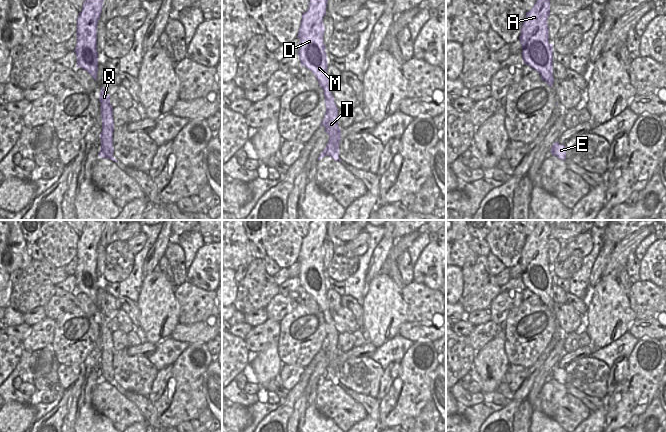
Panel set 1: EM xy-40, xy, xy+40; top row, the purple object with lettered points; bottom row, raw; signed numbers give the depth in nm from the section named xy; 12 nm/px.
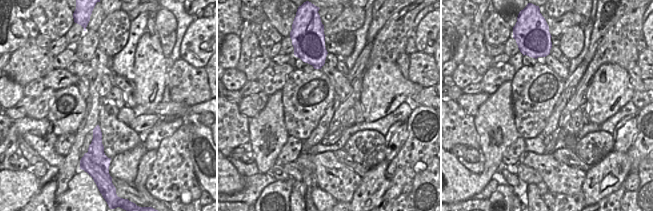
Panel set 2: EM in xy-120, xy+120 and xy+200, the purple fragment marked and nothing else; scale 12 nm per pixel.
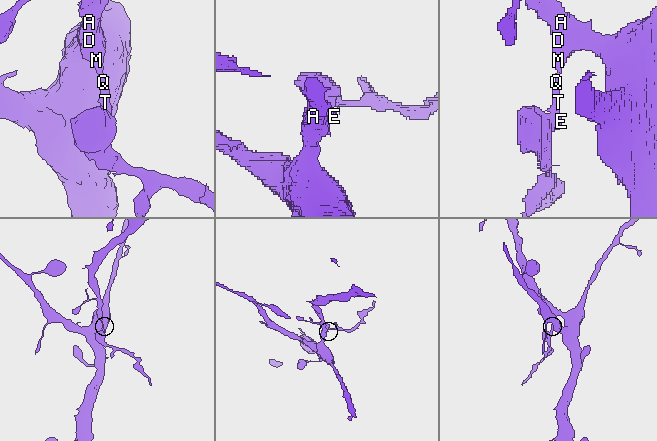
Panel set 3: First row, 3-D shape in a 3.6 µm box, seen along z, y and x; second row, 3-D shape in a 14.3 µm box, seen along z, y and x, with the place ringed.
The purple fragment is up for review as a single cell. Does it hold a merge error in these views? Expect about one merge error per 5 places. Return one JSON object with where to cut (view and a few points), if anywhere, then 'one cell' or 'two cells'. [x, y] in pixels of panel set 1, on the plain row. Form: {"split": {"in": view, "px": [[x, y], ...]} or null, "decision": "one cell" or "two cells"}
{"split": {"in": "xy", "px": [[327, 308], [322, 312]]}, "decision": "two cells"}

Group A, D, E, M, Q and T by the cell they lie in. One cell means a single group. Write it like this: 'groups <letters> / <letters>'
groups A D M / E Q T

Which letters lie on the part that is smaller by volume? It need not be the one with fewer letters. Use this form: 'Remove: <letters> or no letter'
Remove: E, Q, T

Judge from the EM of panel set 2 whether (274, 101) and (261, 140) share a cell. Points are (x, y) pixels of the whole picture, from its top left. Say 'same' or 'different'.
same

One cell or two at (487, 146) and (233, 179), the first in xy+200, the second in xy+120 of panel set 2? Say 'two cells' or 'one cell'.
one cell

